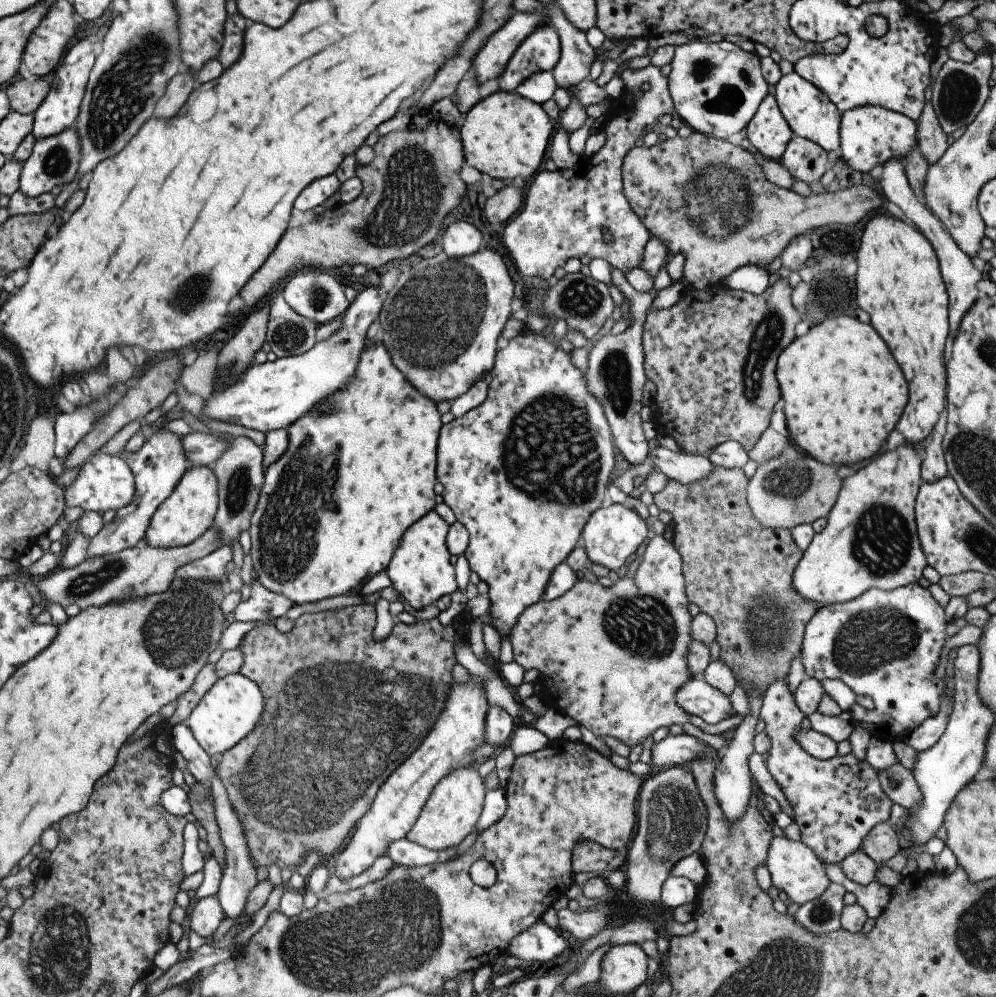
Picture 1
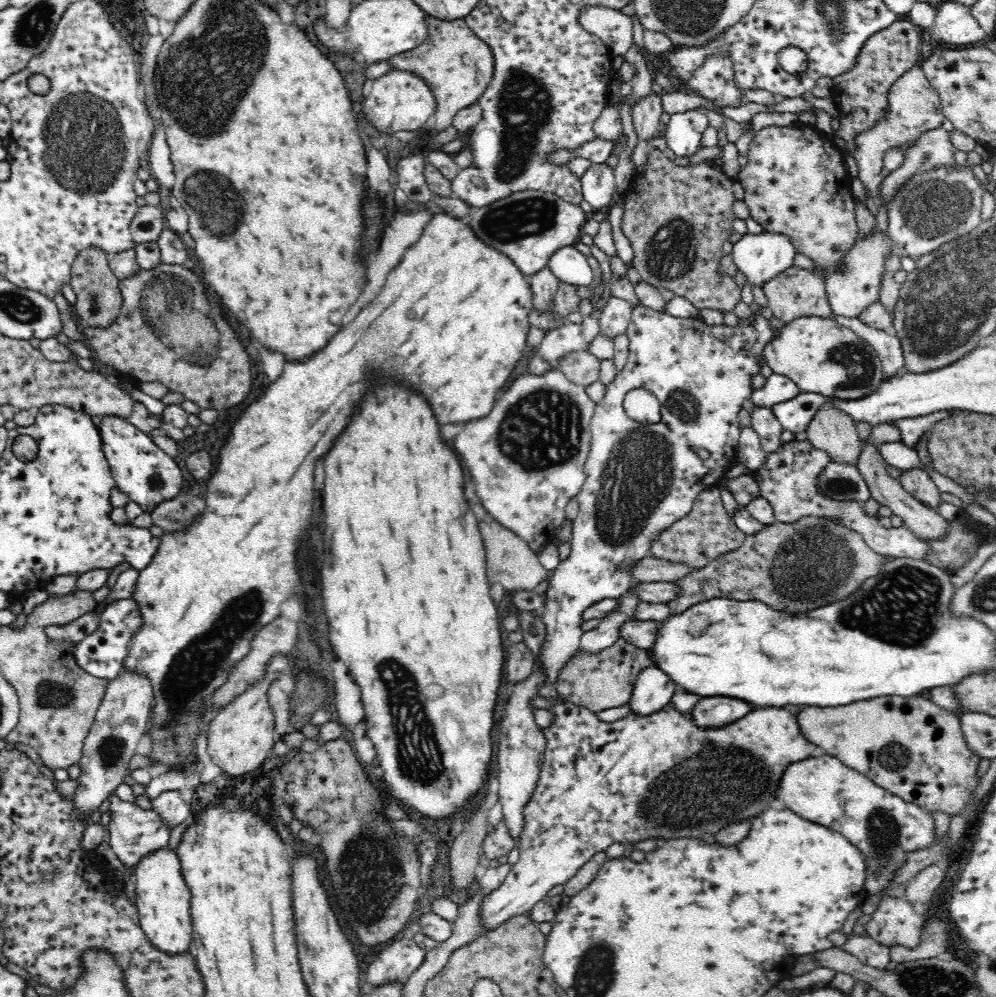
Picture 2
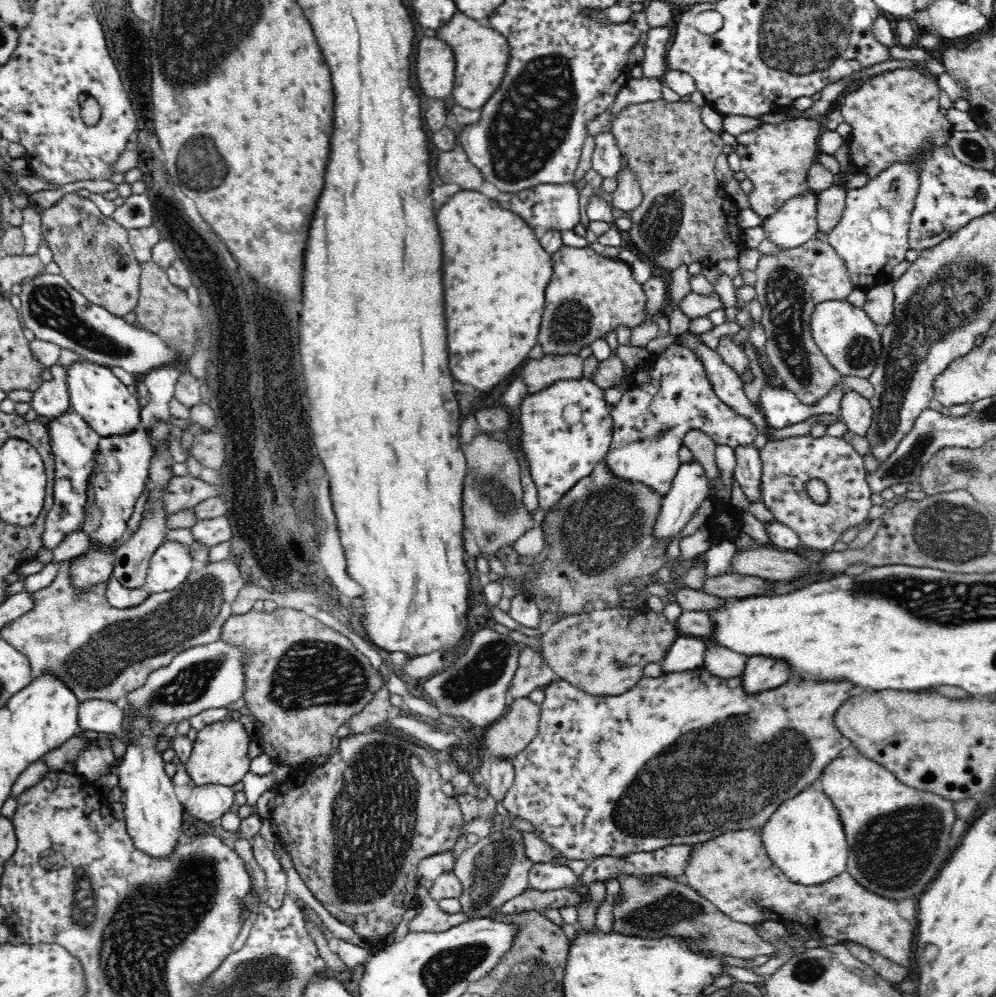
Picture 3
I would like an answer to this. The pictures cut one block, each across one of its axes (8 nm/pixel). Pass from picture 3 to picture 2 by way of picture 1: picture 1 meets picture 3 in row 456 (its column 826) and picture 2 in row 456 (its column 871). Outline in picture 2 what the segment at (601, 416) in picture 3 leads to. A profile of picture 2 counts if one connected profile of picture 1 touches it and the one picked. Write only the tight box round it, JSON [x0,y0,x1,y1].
[454,370,596,552]

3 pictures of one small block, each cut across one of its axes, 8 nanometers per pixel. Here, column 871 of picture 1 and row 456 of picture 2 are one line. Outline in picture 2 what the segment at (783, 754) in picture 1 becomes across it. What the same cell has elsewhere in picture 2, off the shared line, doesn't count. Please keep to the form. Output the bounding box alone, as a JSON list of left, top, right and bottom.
[754,442,932,560]

